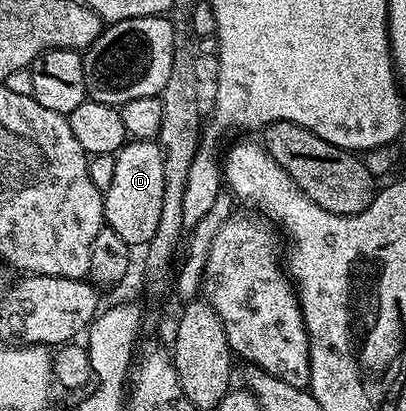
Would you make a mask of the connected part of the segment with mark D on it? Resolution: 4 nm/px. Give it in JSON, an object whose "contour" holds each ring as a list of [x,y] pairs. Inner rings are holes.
{"contour":[[[132,140],[115,153],[117,167],[113,174],[113,183],[103,197],[103,219],[106,227],[117,230],[120,238],[132,246],[145,246],[157,234],[157,222],[161,222],[161,201],[165,199],[165,162],[163,151],[155,140]]]}

